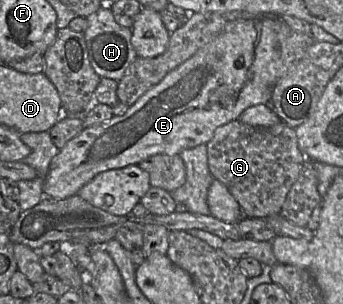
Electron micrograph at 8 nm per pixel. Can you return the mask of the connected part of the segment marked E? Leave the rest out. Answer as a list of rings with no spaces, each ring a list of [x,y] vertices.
[[[255,16],[227,23],[217,37],[169,72],[160,83],[131,105],[124,115],[114,115],[99,125],[85,127],[52,159],[49,171],[43,178],[45,198],[67,199],[76,195],[84,185],[104,171],[139,165],[156,154],[177,155],[185,149],[206,145],[218,127],[238,120],[248,107],[272,102],[273,87],[276,84],[276,60],[279,58],[279,17],[281,16]]]

